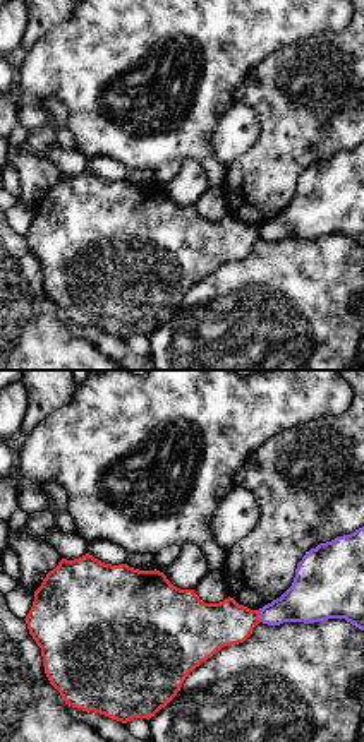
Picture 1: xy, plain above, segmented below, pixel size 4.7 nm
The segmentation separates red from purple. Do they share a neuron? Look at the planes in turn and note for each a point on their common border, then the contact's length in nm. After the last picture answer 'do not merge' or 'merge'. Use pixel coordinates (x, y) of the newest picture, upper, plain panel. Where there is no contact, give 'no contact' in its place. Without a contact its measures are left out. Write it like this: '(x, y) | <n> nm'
(258, 232) | 60 nm

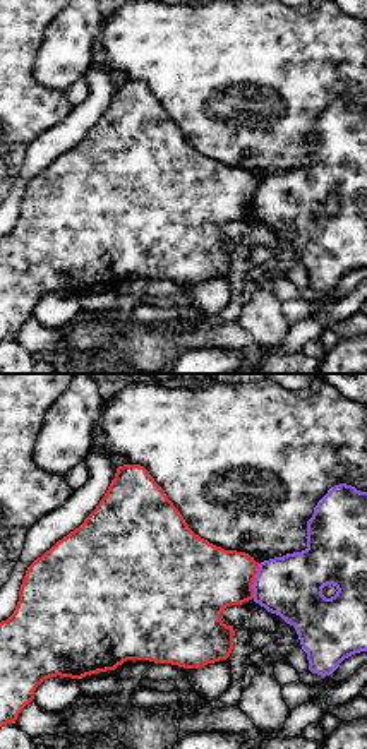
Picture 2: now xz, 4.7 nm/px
(252, 197) | 160 nm

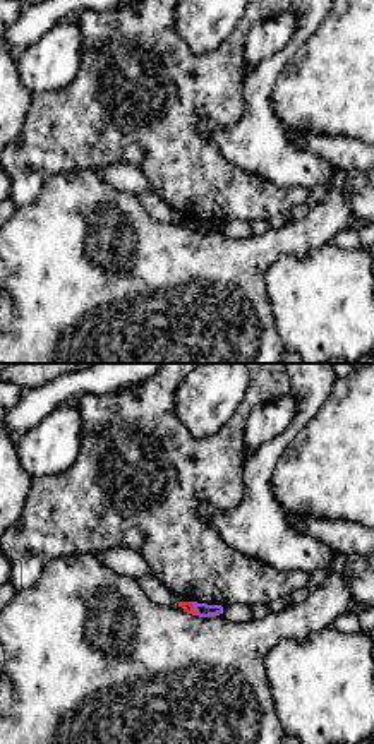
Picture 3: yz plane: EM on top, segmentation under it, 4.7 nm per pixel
(193, 225) | 70 nm

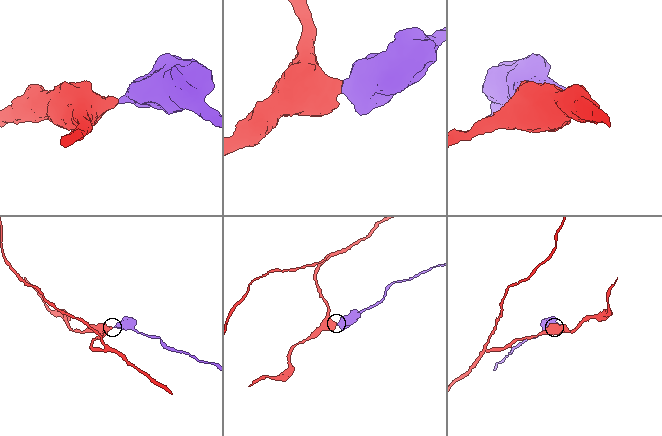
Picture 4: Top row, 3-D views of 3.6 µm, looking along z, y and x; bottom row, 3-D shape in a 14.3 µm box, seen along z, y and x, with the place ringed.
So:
do not merge

